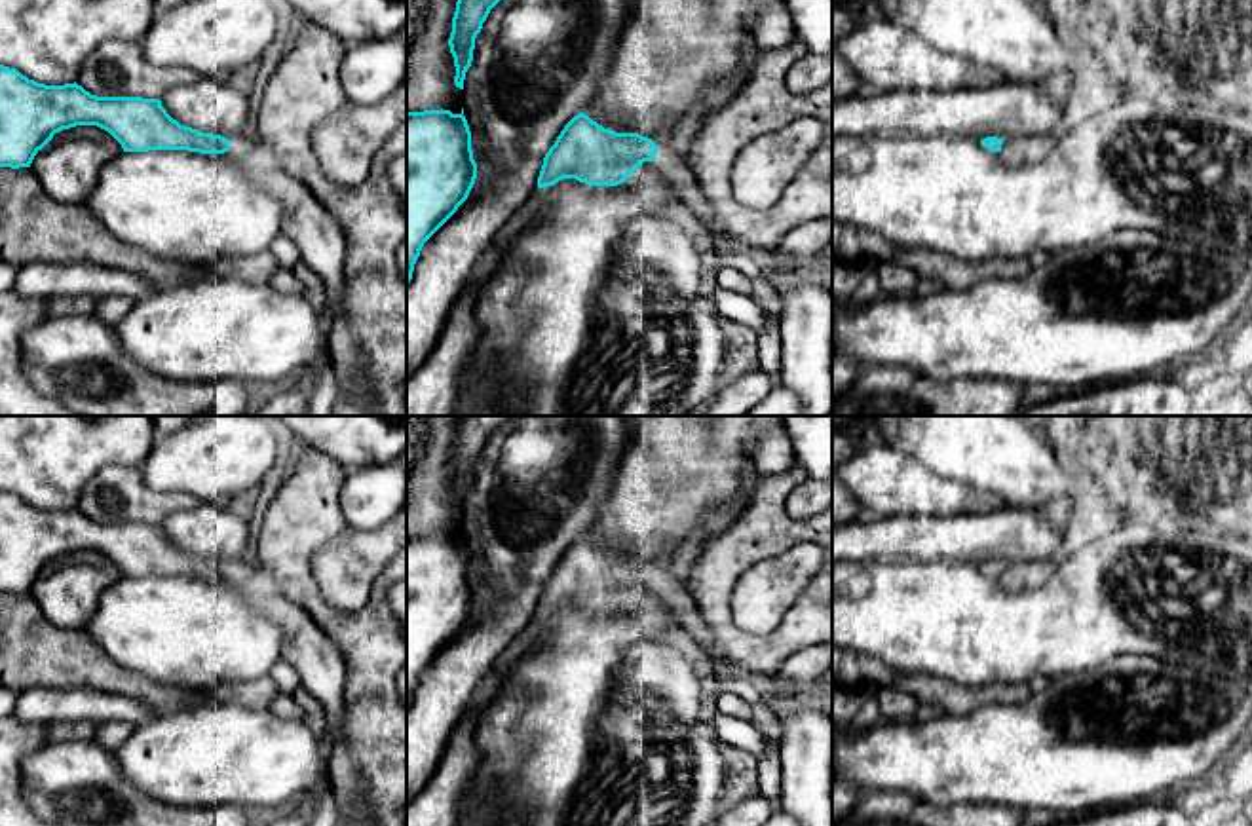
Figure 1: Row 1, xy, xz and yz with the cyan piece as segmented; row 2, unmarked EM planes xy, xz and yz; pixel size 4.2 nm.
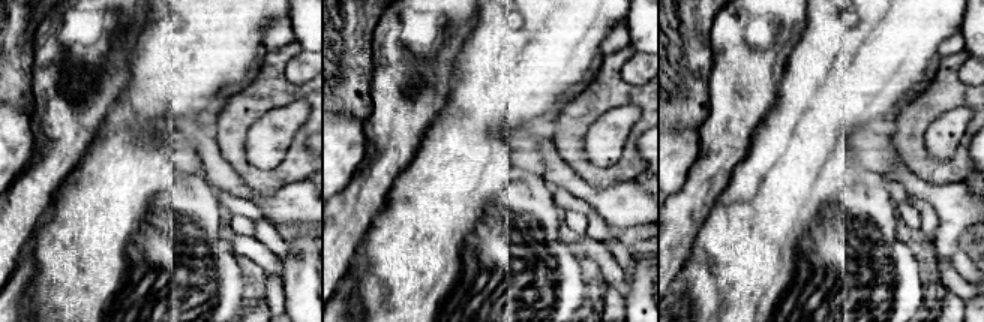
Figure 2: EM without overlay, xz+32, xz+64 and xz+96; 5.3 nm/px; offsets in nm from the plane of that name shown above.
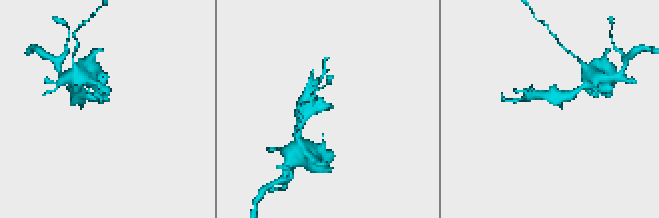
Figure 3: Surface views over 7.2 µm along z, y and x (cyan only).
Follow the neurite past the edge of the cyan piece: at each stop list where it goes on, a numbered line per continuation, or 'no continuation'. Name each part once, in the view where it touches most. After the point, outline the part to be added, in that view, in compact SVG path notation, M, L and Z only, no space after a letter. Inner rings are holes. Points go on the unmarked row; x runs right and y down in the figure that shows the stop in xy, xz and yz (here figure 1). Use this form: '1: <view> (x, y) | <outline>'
1: xz (652, 608) | M659 585L644 587L631 600L636 606L642 630L655 638L667 629L671 608L665 600L665 591Z

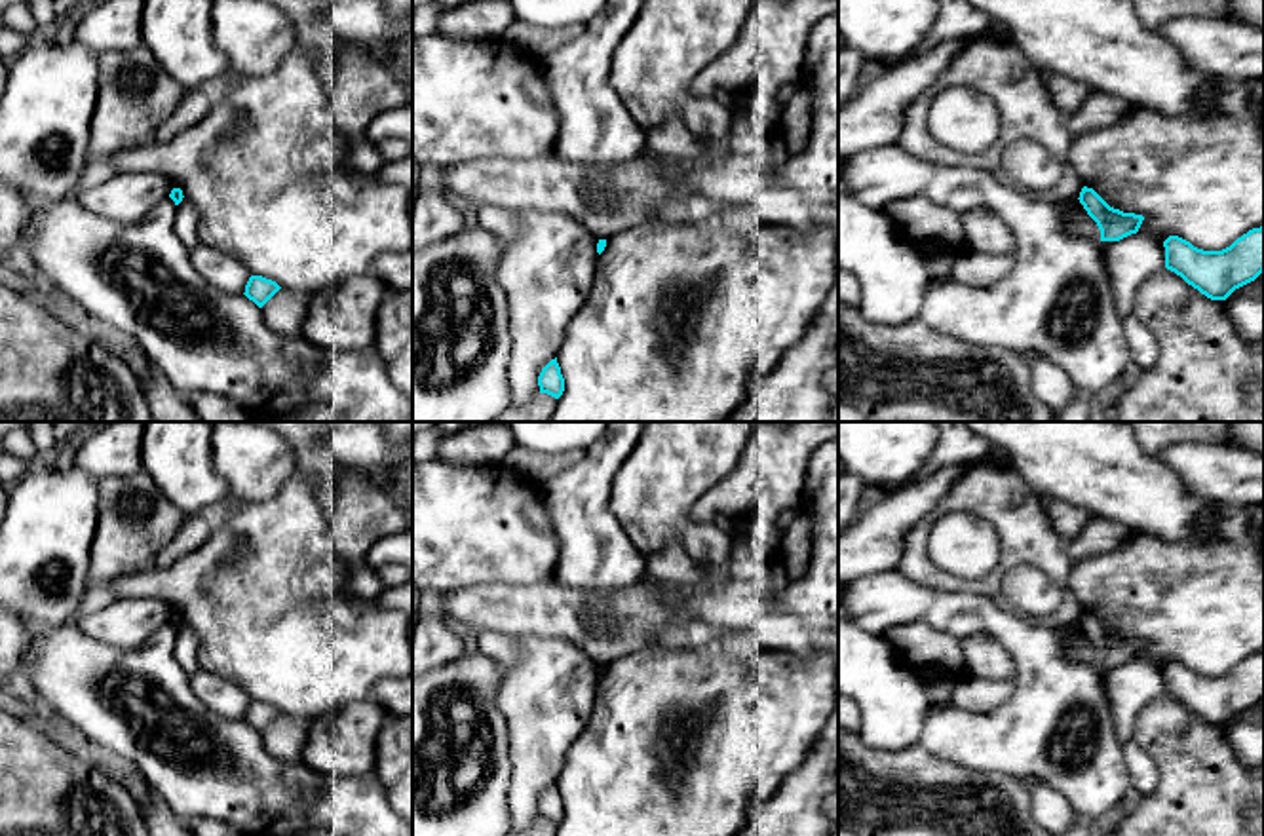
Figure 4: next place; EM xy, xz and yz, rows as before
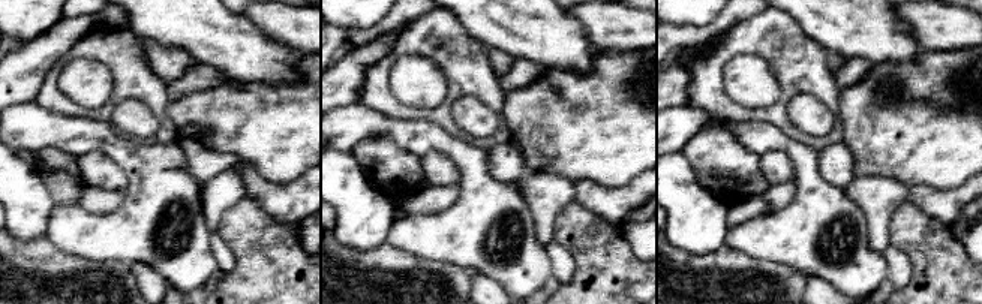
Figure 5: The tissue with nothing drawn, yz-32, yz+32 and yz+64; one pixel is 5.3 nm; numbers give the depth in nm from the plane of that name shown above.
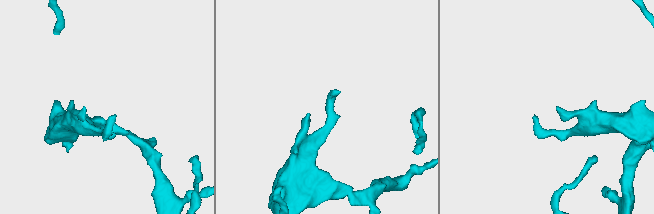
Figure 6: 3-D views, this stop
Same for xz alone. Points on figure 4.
no continuation

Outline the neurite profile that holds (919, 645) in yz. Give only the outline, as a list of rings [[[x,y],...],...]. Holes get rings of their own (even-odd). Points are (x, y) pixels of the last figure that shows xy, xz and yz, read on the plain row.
[[[926,621],[890,627],[884,631],[882,640],[912,673],[939,665],[956,680],[967,676],[962,640],[937,631]]]

